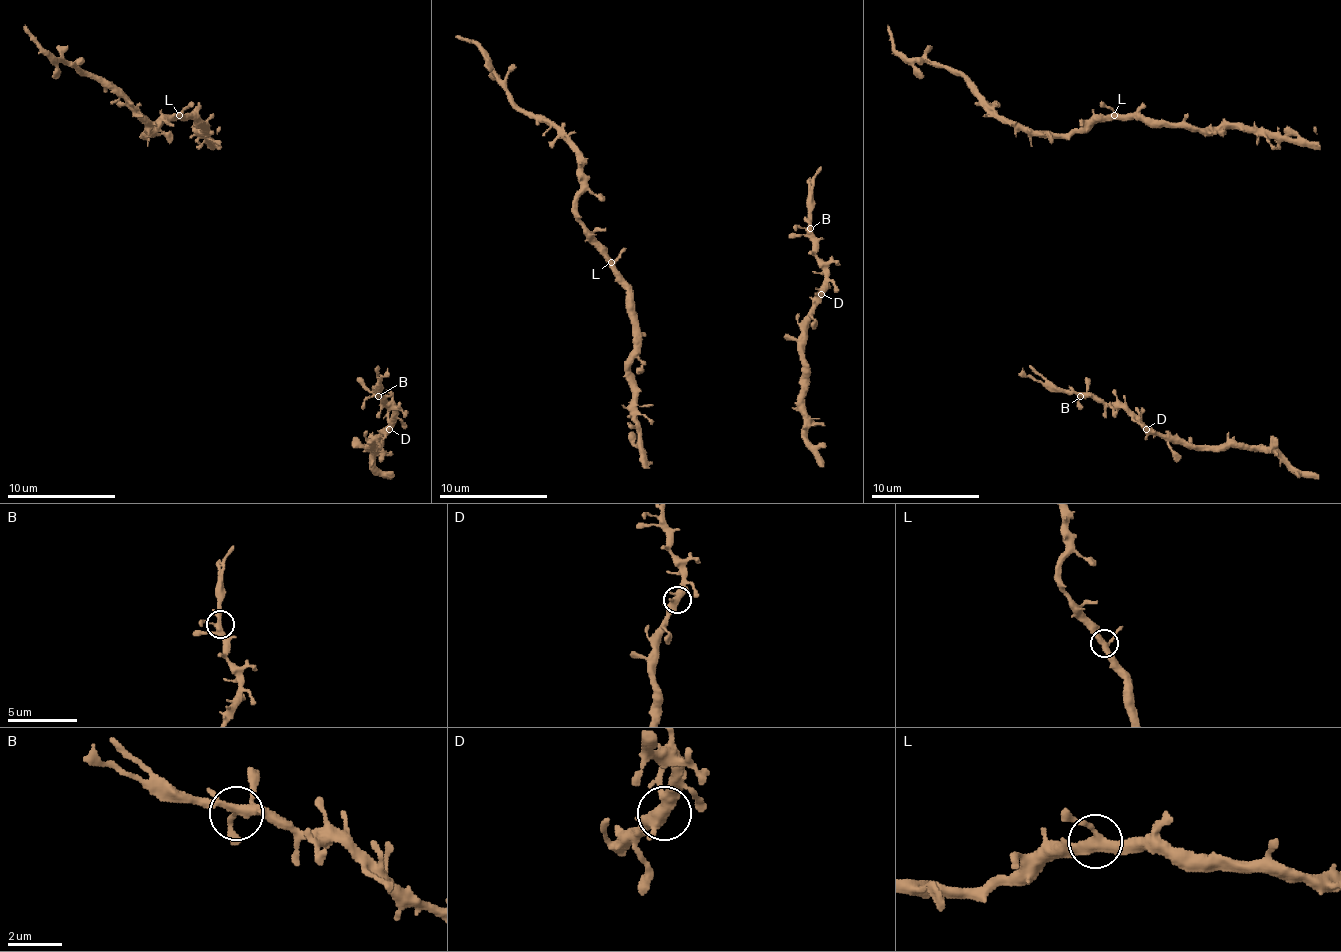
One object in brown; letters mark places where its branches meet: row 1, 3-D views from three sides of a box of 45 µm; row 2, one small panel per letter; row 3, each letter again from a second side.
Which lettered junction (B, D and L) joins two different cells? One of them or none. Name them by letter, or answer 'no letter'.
no letter

